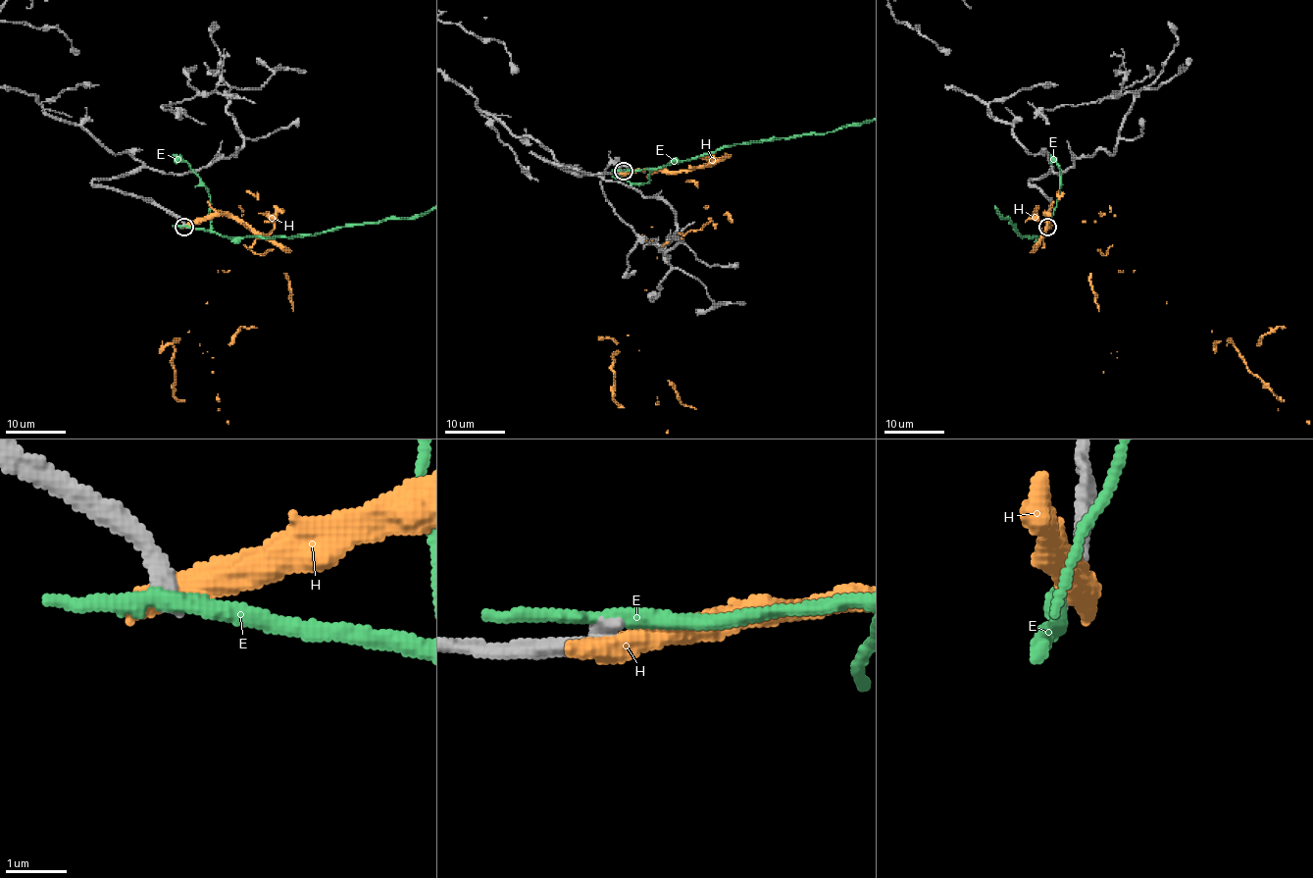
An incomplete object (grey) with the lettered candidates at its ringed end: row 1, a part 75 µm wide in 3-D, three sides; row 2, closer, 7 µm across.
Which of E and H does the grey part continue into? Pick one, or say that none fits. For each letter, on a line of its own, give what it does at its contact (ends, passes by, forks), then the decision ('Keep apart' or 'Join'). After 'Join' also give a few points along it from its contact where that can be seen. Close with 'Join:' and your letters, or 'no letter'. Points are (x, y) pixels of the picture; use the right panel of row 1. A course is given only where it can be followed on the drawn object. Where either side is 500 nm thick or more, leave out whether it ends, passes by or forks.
E: It passes by. Keep apart
H: Keep apart
Join: no letter

